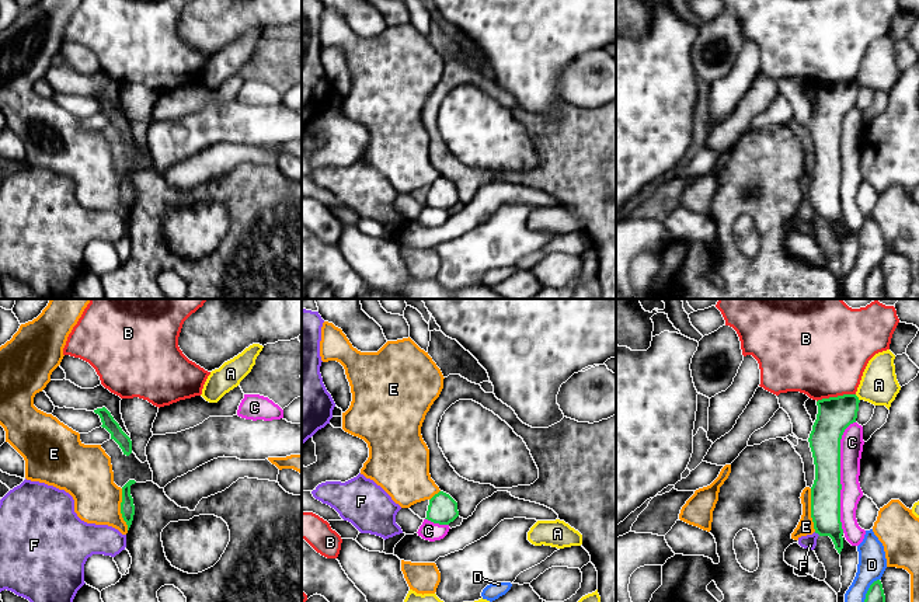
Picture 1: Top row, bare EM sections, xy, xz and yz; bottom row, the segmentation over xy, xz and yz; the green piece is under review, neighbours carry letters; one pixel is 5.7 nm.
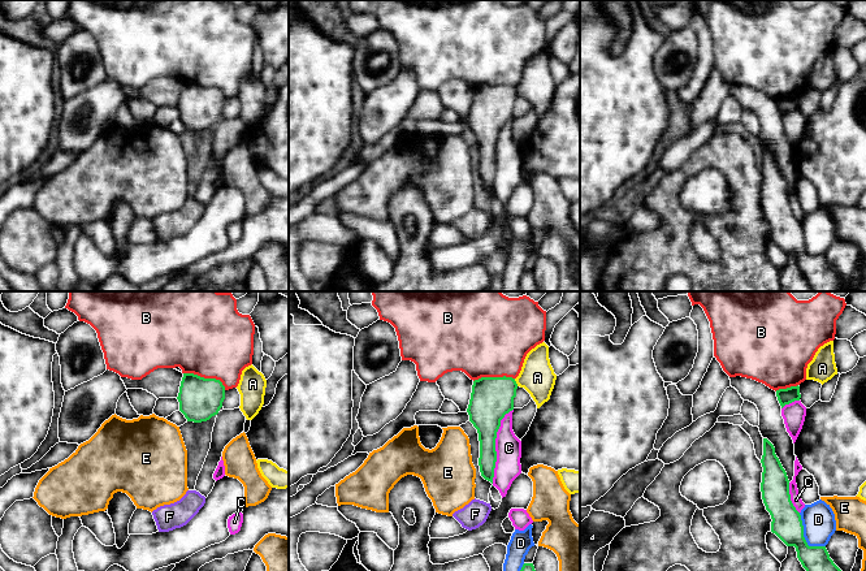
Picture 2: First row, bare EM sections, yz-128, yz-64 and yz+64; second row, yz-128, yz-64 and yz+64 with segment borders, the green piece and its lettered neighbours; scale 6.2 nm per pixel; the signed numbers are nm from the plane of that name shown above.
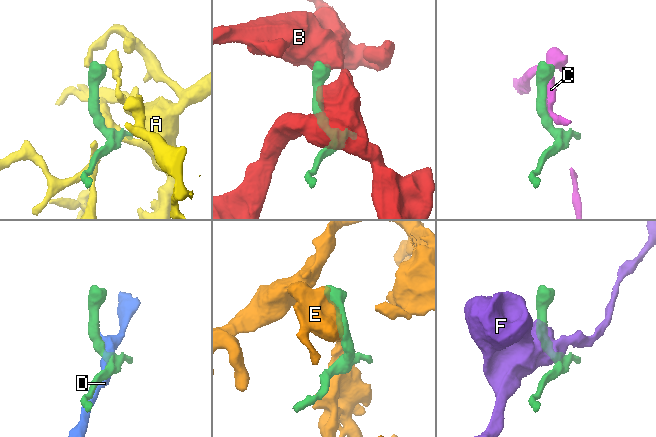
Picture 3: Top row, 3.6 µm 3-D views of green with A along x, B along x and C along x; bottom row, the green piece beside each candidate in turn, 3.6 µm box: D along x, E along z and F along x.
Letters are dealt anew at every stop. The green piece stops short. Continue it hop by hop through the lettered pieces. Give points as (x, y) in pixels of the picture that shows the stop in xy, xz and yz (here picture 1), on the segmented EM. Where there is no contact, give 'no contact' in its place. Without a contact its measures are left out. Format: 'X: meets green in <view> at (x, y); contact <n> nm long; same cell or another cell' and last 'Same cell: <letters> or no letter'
A: meets green in yz at (857, 397); contact 50 nm long; another cell
B: meets green in yz at (835, 397); contact 220 nm long; another cell
C: meets green in yz at (839, 476); contact 650 nm long; another cell
D: meets green in yz at (869, 590); contact 160 nm long; another cell
E: meets green in yz at (811, 510); contact 260 nm long; another cell
F: meets green in yz at (817, 532); contact 40 nm long; another cell
Same cell: no letter

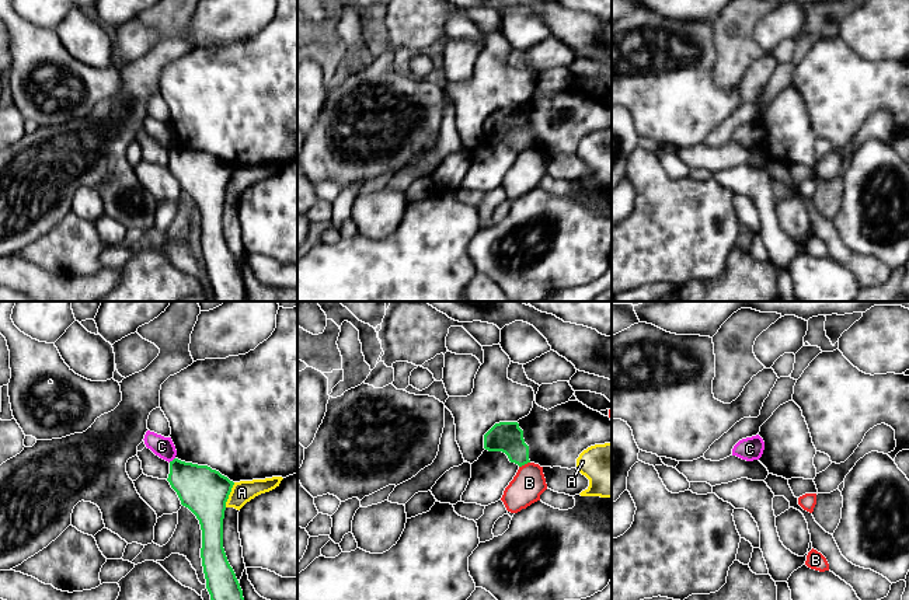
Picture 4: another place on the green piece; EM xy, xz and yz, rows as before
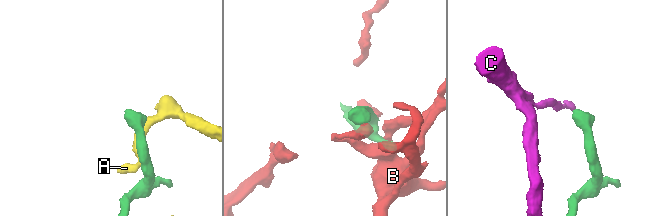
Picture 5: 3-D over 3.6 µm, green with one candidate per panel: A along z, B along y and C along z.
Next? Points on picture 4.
A: meets green in xy at (229, 494); contact 160 nm long; another cell
B: meets green in xz at (523, 464); contact 70 nm long; another cell
C: meets green in xy at (173, 460); contact 50 nm long; another cell
Same cell: no letter

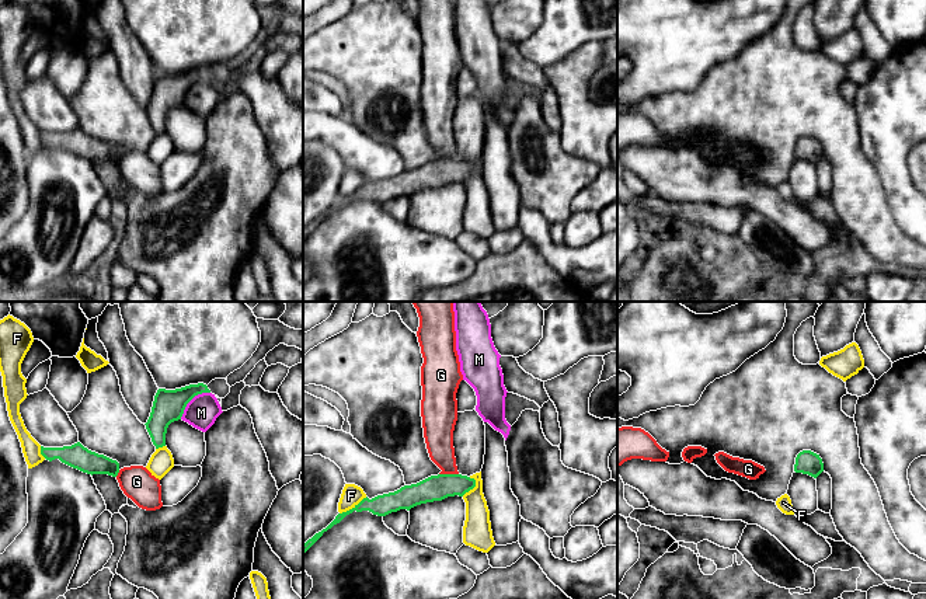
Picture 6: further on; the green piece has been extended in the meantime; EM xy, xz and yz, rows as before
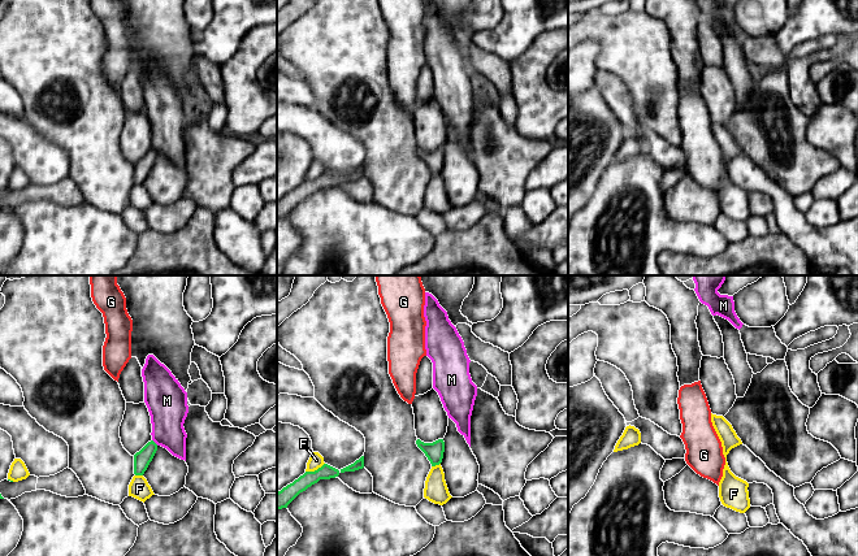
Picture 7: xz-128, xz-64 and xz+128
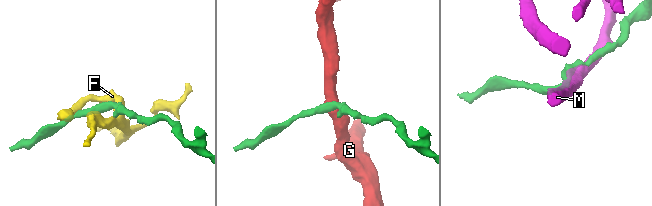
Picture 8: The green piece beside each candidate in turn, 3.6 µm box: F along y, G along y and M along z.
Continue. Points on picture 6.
F: meets green in xz at (352, 508); contact 190 nm long; another cell
G: meets green in xz at (449, 474); contact 110 nm long; another cell
M: meets green in xy at (191, 399); contact 240 nm long; another cell
Same cell: no letter

